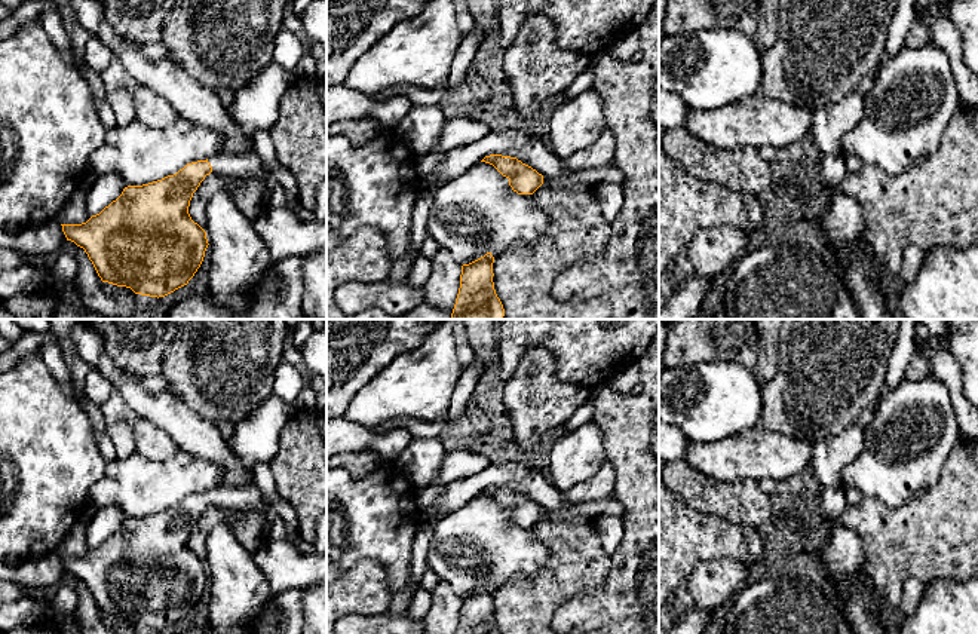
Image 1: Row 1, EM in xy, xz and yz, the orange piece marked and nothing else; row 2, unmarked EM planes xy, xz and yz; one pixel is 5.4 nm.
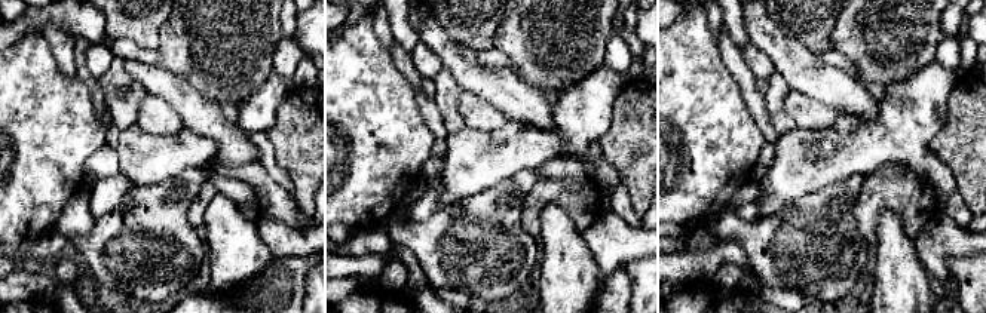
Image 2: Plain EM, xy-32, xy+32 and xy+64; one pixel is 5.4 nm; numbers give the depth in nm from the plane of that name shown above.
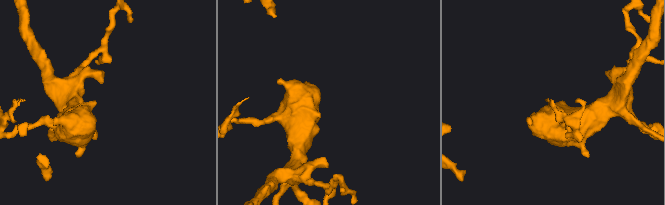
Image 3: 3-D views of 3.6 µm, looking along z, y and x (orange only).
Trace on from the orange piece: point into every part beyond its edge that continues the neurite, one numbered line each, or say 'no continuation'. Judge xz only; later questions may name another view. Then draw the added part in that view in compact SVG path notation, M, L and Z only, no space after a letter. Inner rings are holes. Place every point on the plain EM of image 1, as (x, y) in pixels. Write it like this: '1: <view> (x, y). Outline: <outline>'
1: xz (583, 510). Outline: M613 496L597 502L573 503L567 508L559 509L543 508L543 515L552 520L597 520L600 515L605 514L605 508L610 499L613 499Z

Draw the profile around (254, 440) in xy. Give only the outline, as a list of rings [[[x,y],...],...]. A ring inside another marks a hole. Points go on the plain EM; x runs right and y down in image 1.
[[[270,395],[252,414],[246,416],[233,426],[227,445],[232,454],[243,465],[248,472],[260,463],[270,463],[279,450],[279,437],[286,422],[294,416],[294,405]]]

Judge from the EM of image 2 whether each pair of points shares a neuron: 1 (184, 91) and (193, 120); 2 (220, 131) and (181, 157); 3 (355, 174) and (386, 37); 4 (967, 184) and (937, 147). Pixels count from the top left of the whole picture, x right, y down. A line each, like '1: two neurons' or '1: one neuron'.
1: one neuron
2: two neurons
3: two neurons
4: one neuron

